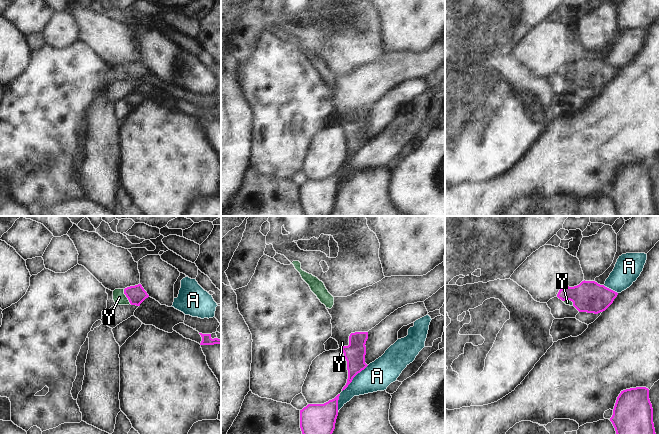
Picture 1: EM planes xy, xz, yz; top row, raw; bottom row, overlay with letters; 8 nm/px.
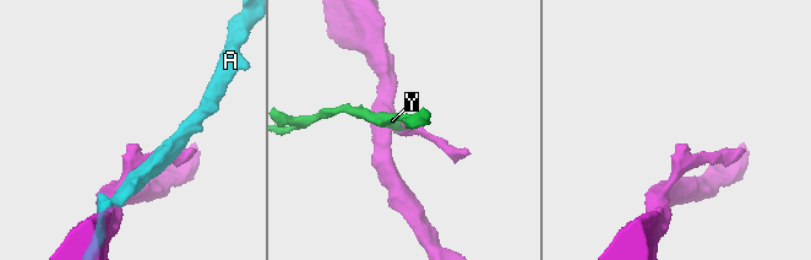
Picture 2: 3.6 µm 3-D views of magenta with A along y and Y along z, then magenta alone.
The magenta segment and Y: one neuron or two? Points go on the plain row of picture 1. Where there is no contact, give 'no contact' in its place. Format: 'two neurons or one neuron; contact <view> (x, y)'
one neuron; contact xy (126, 72)

